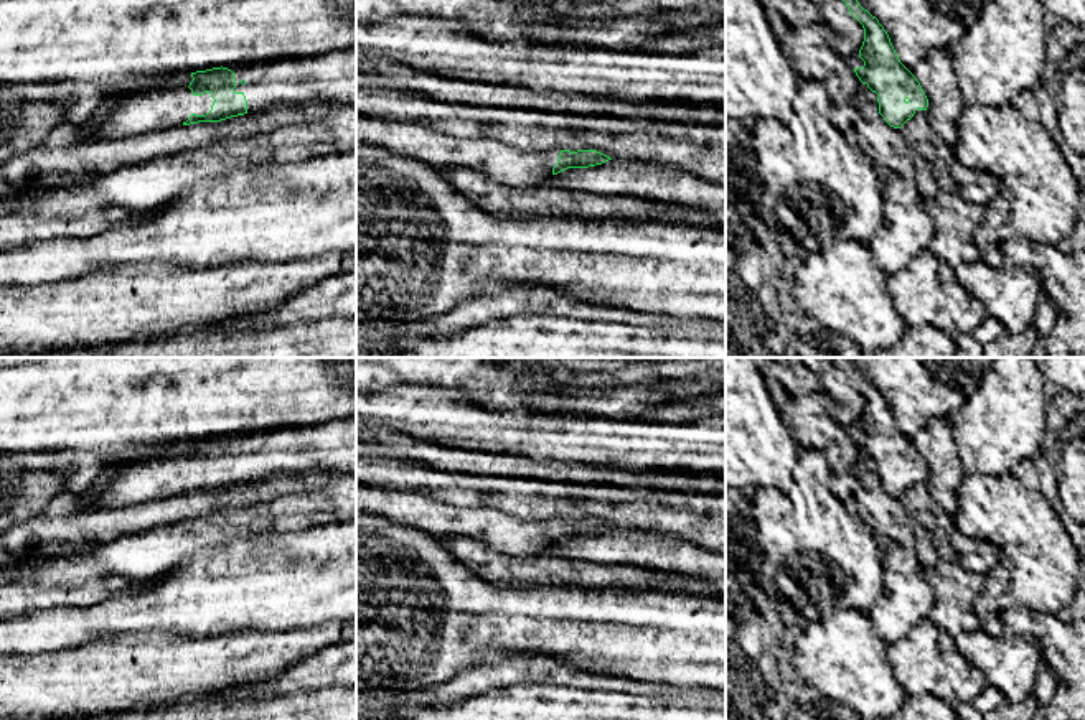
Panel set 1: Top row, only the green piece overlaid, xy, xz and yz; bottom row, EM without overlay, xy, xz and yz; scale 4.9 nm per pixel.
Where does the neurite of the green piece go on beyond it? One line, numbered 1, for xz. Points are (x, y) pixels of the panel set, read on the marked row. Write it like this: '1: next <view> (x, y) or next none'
1: next none

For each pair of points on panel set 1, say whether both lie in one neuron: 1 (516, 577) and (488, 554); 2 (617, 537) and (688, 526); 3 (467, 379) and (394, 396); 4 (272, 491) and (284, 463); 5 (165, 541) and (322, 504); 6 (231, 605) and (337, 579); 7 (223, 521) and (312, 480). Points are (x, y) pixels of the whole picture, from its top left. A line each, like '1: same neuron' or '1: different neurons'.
1: same neuron
2: different neurons
3: different neurons
4: different neurons
5: same neuron
6: same neuron
7: different neurons

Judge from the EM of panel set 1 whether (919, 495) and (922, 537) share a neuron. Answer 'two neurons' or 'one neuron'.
two neurons

